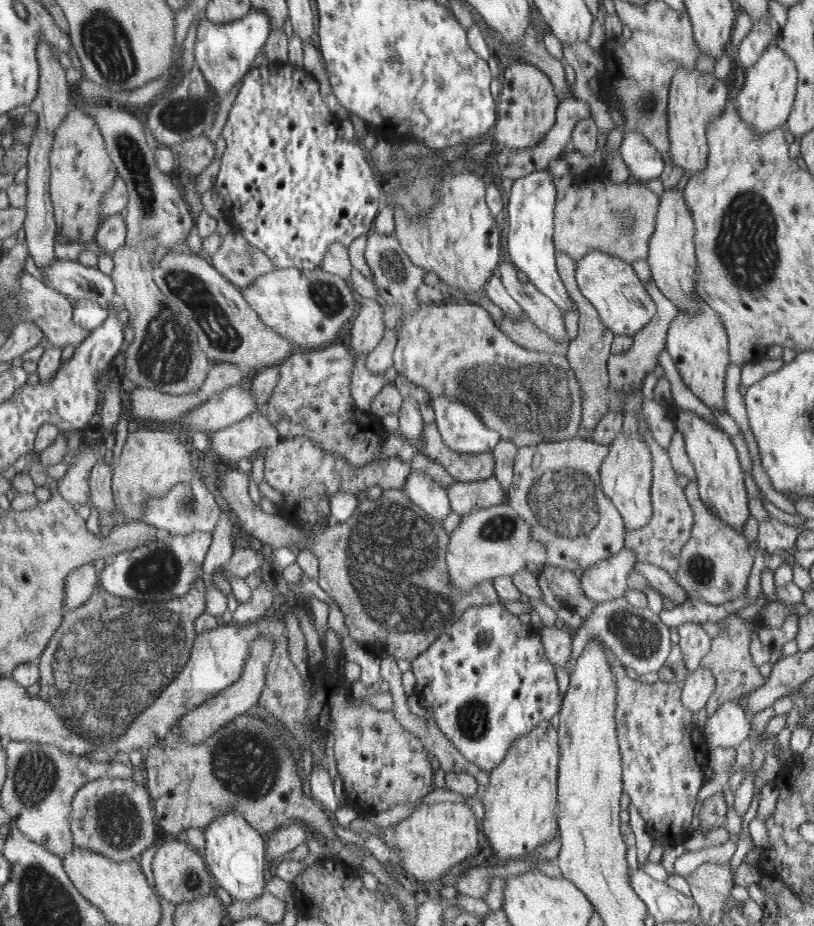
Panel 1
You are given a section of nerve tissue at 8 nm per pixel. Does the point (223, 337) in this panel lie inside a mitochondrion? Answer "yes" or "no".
yes

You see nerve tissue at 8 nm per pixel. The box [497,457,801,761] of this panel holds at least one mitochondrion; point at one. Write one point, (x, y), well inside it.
(565, 500)

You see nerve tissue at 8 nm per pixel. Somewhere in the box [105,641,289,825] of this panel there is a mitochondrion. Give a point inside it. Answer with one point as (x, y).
(245, 764)

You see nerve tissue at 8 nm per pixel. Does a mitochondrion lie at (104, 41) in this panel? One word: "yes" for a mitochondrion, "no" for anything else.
yes

